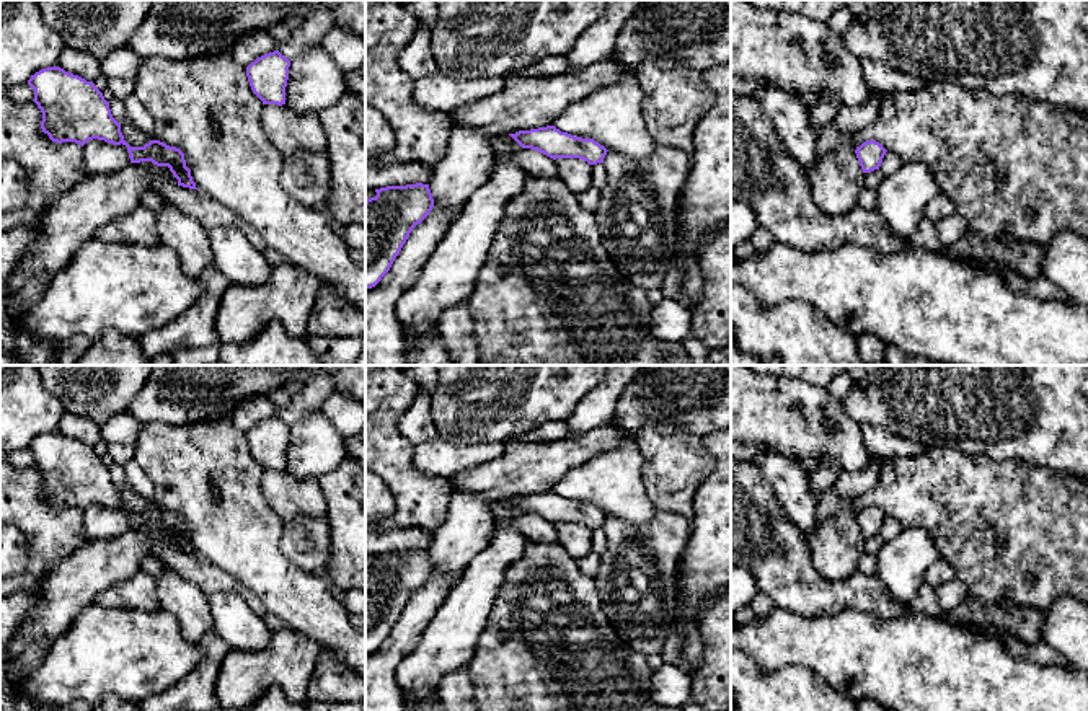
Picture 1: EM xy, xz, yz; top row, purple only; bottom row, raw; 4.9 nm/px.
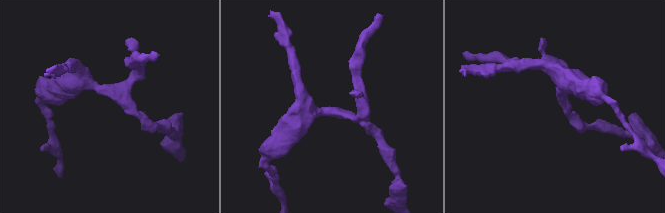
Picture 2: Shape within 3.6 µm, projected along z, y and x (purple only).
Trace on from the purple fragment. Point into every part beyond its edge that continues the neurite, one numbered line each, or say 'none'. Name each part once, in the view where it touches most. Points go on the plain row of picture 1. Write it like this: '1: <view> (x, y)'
none

